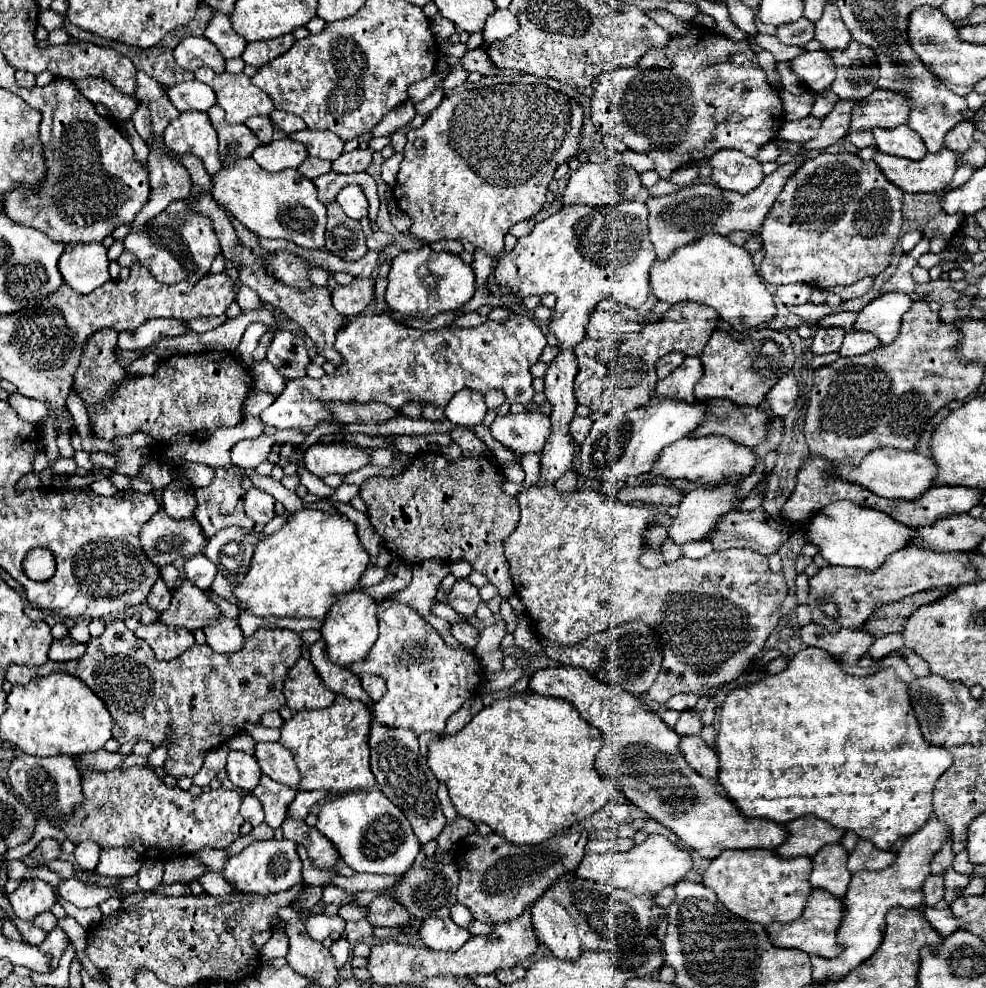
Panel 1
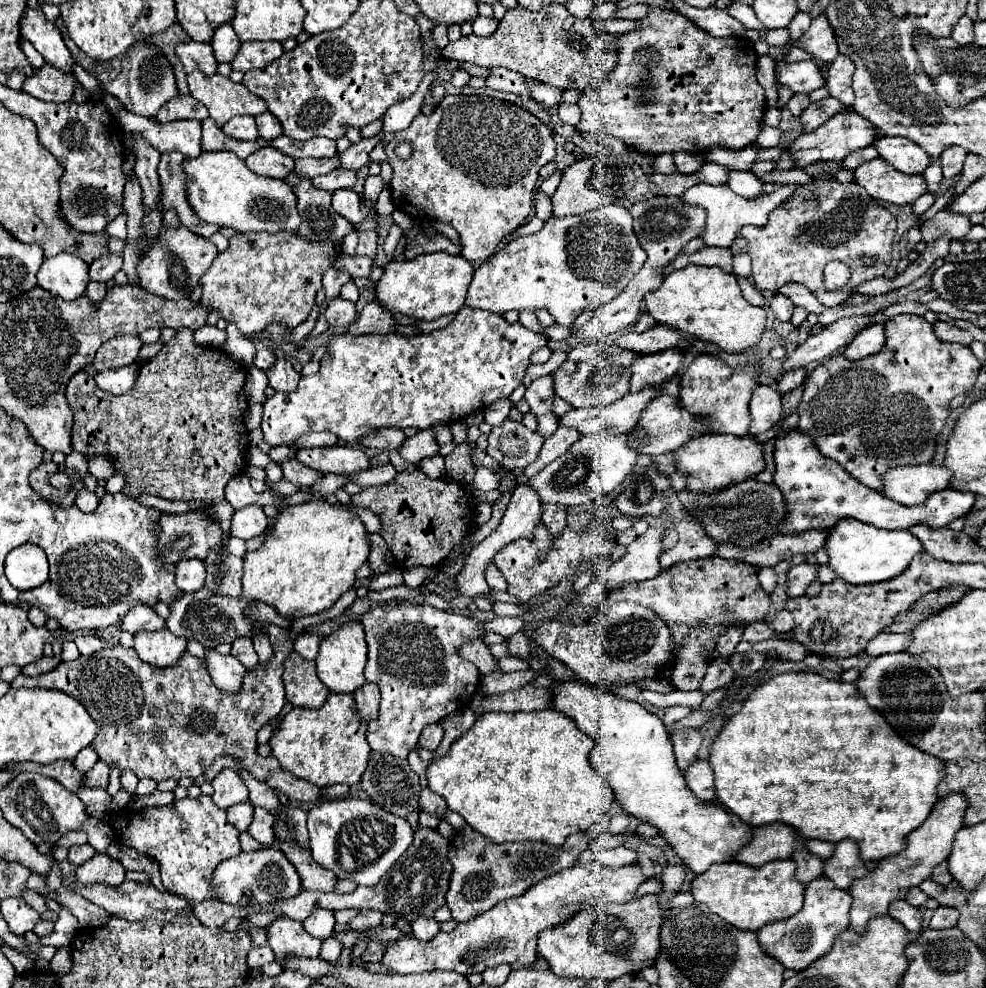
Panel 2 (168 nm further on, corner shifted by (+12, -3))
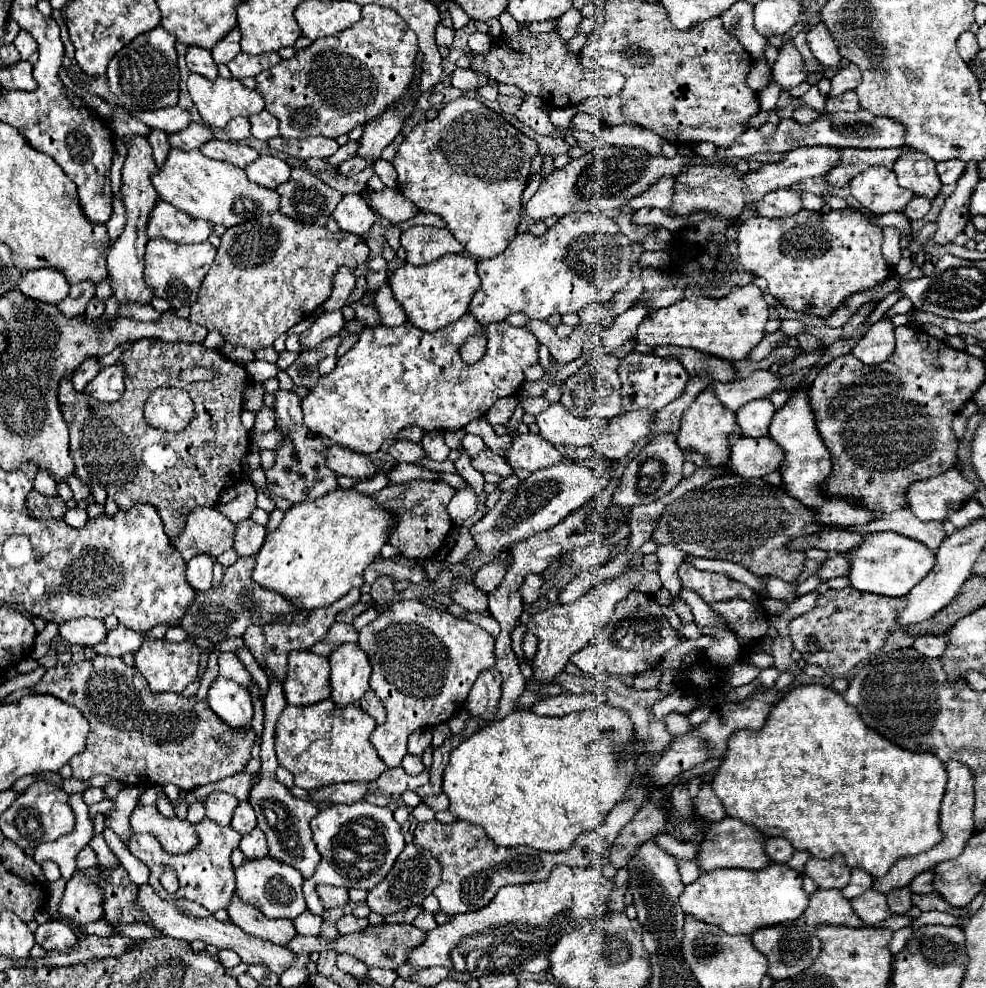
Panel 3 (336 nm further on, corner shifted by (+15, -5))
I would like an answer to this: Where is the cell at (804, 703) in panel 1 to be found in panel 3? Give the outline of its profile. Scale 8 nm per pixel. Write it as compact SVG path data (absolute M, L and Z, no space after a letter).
M801 685L797 689L793 689L791 693L787 693L773 709L771 715L765 721L765 727L761 731L737 731L731 739L729 739L729 749L725 753L725 759L719 767L719 773L713 779L715 787L715 795L719 797L719 801L725 807L725 813L729 817L741 819L747 825L757 827L763 835L771 837L771 835L779 835L791 841L791 845L797 851L809 851L813 857L817 859L831 859L837 853L843 853L845 857L845 865L849 865L851 869L863 869L867 871L871 877L883 877L889 873L891 865L897 859L909 857L909 855L919 855L929 851L931 847L935 847L937 843L941 843L943 833L939 829L939 807L945 795L945 787L947 787L947 771L943 761L939 761L935 755L931 753L913 753L913 751L905 751L901 747L895 747L893 743L889 743L887 739L883 739L879 733L871 731L861 717L857 715L857 711L847 705L843 701L843 697L827 687L821 685Z

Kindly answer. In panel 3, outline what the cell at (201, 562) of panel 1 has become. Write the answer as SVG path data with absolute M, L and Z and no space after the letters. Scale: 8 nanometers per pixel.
M197 555L187 563L187 581L197 591L211 589L213 579L213 559L209 555Z

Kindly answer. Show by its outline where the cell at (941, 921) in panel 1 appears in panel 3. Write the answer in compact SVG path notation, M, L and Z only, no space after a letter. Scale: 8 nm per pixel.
M873 889L851 899L851 907L857 913L857 917L861 917L861 921L871 927L885 921L891 915L887 907L887 897L881 893L873 893Z

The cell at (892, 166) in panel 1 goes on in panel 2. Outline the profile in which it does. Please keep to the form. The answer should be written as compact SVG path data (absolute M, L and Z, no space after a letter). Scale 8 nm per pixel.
M880 157L862 163L854 173L854 181L858 181L876 201L898 205L914 203L926 193L924 175L904 175Z

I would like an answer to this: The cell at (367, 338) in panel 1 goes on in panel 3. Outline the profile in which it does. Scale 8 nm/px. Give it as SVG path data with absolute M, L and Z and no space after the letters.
M465 313L453 325L433 333L421 331L409 323L399 327L365 327L359 335L359 341L343 357L339 357L337 367L329 375L323 375L317 387L301 401L305 427L335 445L347 447L355 453L371 455L379 451L383 441L395 437L403 427L419 425L423 431L453 431L463 429L473 419L485 417L497 399L519 395L525 381L523 367L535 365L539 355L537 339L529 329L499 321L487 325L487 355L479 363L467 365L459 355L459 347L469 335L479 331L481 323L471 313Z

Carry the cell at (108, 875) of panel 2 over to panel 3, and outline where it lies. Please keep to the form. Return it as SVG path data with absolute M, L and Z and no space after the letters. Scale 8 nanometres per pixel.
M99 869L77 871L73 879L67 881L65 895L57 909L57 921L83 927L87 923L99 921L103 915L101 909L101 889L99 889Z

